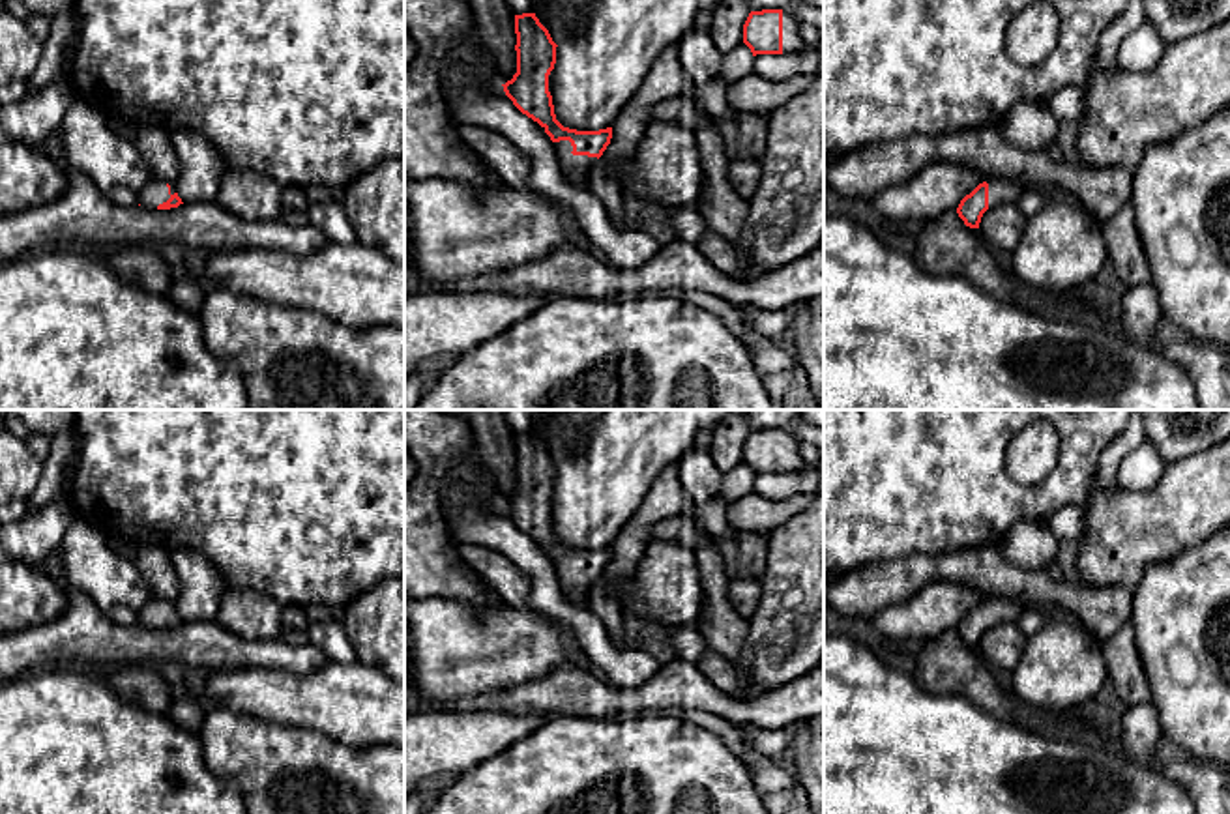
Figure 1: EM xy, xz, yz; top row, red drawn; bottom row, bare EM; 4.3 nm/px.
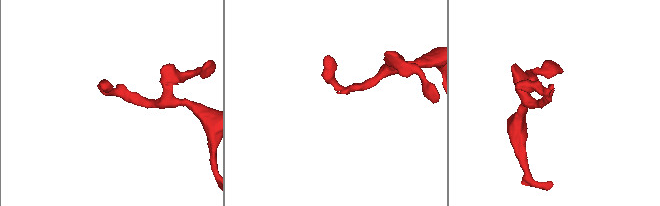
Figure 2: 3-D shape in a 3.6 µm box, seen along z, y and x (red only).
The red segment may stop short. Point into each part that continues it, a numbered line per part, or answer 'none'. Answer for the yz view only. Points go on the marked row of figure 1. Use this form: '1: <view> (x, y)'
1: yz (1000, 189)

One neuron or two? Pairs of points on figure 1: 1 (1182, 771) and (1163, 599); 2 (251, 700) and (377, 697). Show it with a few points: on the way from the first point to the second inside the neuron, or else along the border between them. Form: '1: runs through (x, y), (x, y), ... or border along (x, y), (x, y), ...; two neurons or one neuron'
1: border along (1191, 755), (1210, 764); two neurons
2: runs through (283, 700), (345, 700); one neuron

